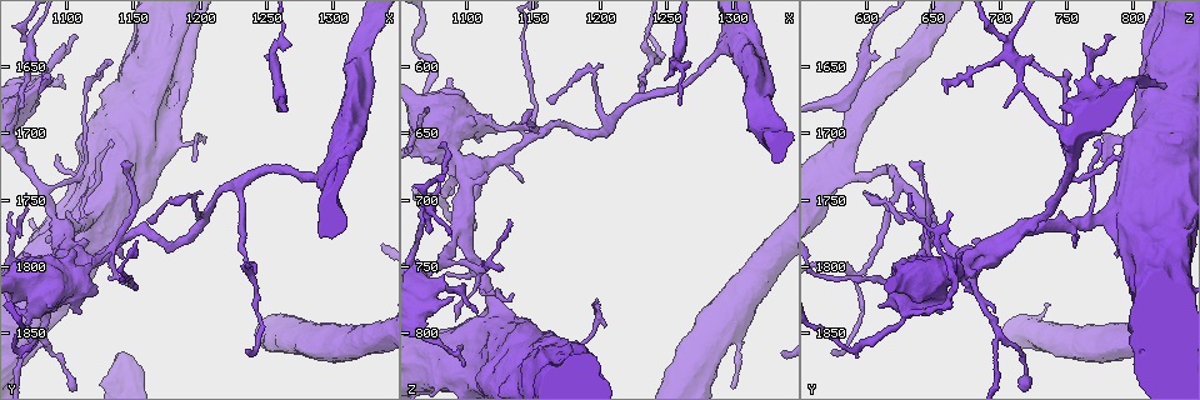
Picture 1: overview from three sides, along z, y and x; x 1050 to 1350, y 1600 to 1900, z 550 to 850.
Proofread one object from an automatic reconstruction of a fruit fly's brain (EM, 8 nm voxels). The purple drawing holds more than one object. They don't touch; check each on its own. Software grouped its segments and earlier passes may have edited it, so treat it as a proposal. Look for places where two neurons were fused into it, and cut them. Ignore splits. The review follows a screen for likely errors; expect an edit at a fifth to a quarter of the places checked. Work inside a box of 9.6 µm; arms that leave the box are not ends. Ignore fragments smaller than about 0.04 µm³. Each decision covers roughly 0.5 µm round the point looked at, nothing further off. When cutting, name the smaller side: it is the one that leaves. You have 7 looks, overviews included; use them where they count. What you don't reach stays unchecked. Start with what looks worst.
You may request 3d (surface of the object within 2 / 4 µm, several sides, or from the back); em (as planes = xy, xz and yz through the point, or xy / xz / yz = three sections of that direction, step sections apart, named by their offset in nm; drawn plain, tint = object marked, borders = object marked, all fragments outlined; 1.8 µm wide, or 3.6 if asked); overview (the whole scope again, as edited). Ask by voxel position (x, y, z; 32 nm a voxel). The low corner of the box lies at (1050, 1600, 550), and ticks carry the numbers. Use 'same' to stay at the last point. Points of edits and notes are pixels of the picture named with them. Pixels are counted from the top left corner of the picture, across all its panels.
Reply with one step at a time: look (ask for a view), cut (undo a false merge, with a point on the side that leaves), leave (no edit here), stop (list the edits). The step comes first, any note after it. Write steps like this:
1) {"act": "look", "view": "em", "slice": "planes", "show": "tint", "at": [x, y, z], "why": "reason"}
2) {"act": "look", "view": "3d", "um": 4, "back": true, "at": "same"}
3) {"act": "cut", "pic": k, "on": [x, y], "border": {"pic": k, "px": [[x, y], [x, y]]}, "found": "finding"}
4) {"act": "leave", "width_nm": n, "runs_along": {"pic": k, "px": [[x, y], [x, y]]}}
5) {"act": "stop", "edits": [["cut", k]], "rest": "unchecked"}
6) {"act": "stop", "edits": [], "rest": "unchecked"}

{"act": "look", "view": "3d", "um": 4, "at": [1132, 1784, 646], "why": "calibre changes"}

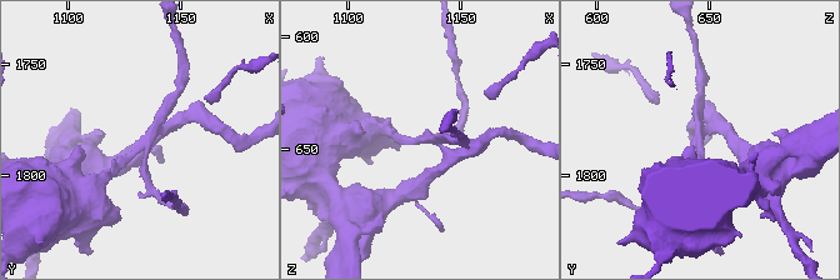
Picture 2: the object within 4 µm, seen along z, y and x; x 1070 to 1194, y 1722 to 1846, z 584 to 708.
{"act": "look", "view": "em", "slice": "planes", "show": "tint", "at": [1131, 1785, 647], "why": "now the EM"}

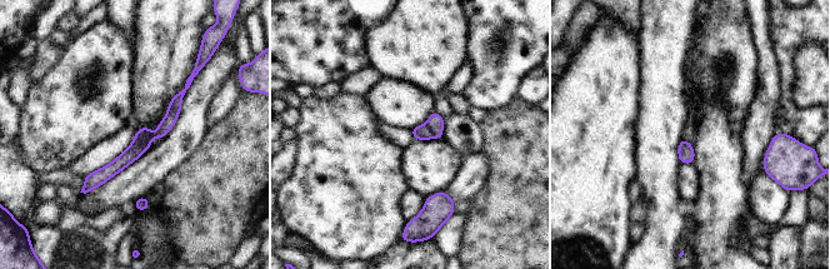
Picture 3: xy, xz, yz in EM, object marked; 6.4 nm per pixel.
{"act": "cut", "pic": 3, "on": [166, 124], "found": "a second neuron is stuck on"}

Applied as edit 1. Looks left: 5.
{"act": "look", "view": "em", "um": 3.6, "slice": "yz", "step": 8, "show": "tint", "at": [1262, 1630, 600], "why": "thick turns thin"}

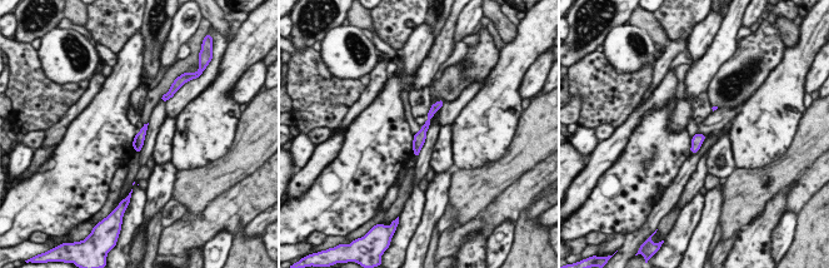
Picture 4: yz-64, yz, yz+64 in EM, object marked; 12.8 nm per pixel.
{"act": "look", "view": "em", "um": 3.6, "slice": "planes", "show": "tint", "at": "same", "why": "another direction"}

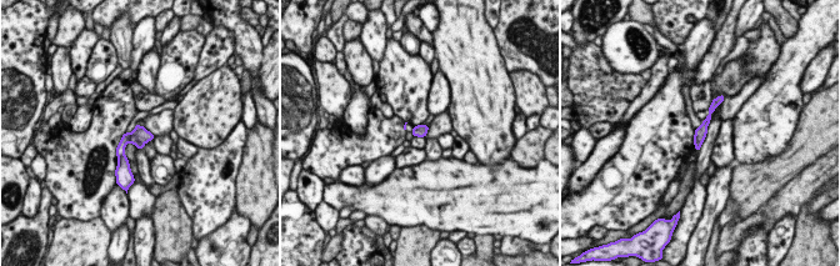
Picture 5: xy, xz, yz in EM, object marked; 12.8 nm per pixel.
{"act": "cut", "pic": 5, "on": [126, 137], "found": "a second neuron is stuck on"}

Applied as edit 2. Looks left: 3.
{"act": "stop", "edits": [["cut", 3], ["cut", 5]], "rest": "unchecked"}

